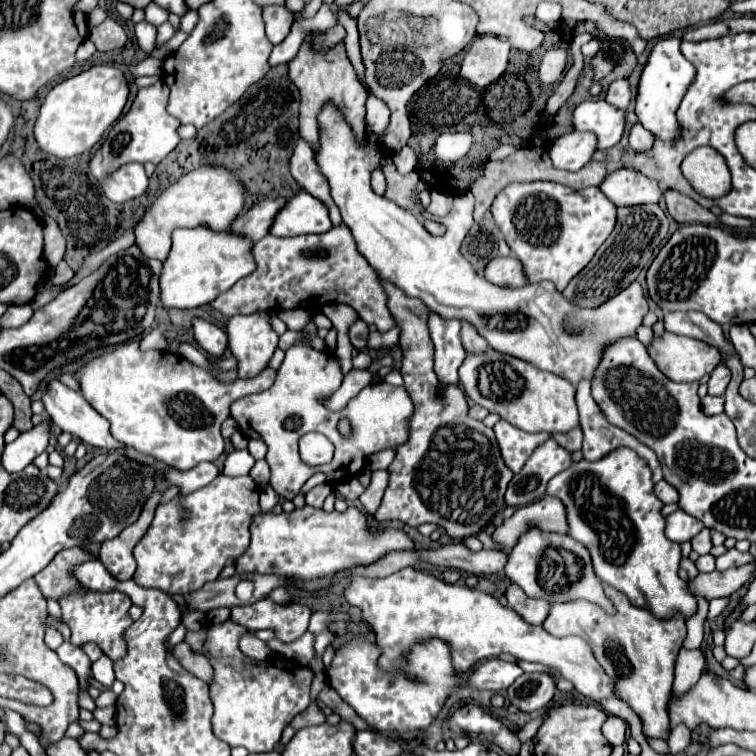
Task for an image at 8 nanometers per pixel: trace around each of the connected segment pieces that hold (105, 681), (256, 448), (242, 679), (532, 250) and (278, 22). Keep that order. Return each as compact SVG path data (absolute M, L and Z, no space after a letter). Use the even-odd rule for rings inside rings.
M102 655L98 661L94 661L92 663L92 675L94 675L94 679L98 683L102 683L106 687L112 687L114 679L116 679L114 677L114 663L112 663L112 659L106 657L106 655Z
M250 439L250 441L248 441L248 453L250 453L256 461L264 459L264 457L266 457L266 443L264 443L262 439Z
M226 619L224 623L218 623L218 625L216 625L216 623L204 623L200 631L186 631L186 639L184 639L184 641L190 645L190 649L192 649L194 653L204 655L204 657L210 661L212 671L214 671L214 673L212 673L212 681L210 681L210 699L212 699L212 703L214 703L214 717L212 717L214 735L216 735L218 739L222 739L224 743L228 743L230 747L246 747L250 753L264 753L264 751L272 751L272 749L276 747L276 743L280 741L280 735L282 735L286 723L290 723L298 713L302 713L302 711L308 709L308 705L310 705L310 685L312 685L312 679L314 679L314 673L312 673L308 667L302 667L302 665L298 665L298 663L294 663L294 661L278 663L278 661L256 661L256 659L250 659L248 655L244 655L244 653L240 651L240 639L242 639L246 633L252 633L252 635L254 635L256 631L250 631L250 629L246 629L246 627L238 625L238 623L234 623L232 619Z
M552 181L506 185L492 203L492 215L506 243L522 261L528 281L552 281L558 291L564 291L570 279L588 265L616 223L616 207L598 187L572 191Z
M266 7L264 23L266 23L266 33L268 33L270 41L276 45L290 33L292 13L288 13L284 7Z

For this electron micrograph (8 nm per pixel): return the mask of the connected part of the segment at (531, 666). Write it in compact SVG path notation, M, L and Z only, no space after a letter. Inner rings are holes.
M518 659L516 661L522 669L524 669L524 673L532 673L532 671L544 671L544 673L550 673L550 675L554 675L556 679L560 677L554 669L550 669L550 667L546 667L546 665L540 665L540 663L528 663L528 661L522 661L522 659Z

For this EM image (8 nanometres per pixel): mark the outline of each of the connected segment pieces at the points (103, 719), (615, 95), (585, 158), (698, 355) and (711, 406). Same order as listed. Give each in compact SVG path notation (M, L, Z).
M108 705L104 709L96 709L94 711L94 717L98 723L106 723L106 725L114 725L114 713L116 713L116 707L114 705Z
M618 79L610 85L606 93L606 101L618 109L626 109L632 101L632 91L630 91L630 81L628 79Z
M570 131L560 135L550 145L550 159L554 167L566 171L580 171L596 153L598 137L590 131Z
M668 331L660 339L654 337L648 353L668 379L682 383L700 381L704 375L710 375L712 369L722 361L716 347Z
M706 395L702 399L702 411L706 415L720 415L724 411L724 397L710 397L710 395Z

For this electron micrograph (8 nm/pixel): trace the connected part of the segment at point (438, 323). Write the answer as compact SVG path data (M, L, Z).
M438 313L428 317L430 337L436 347L434 371L442 383L458 383L458 369L466 357L460 341L460 321L444 319Z

